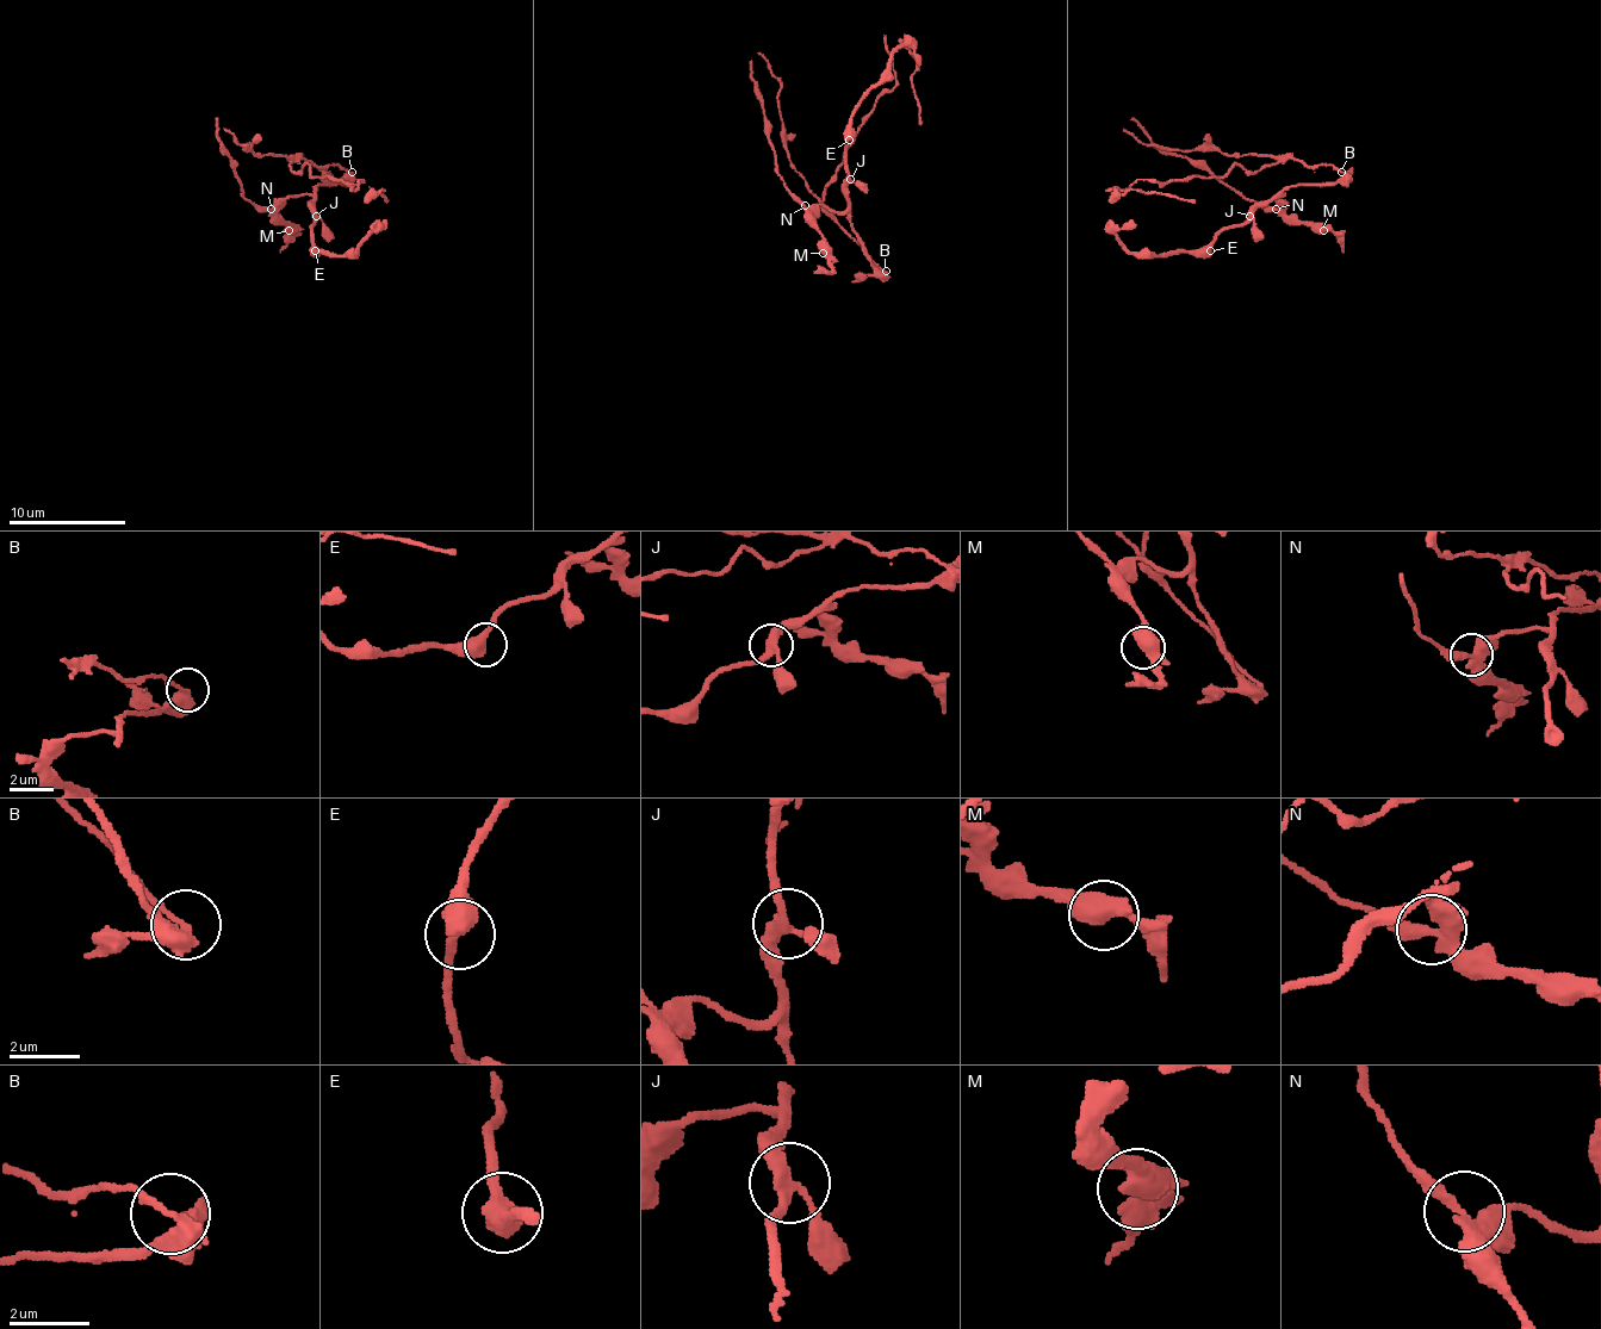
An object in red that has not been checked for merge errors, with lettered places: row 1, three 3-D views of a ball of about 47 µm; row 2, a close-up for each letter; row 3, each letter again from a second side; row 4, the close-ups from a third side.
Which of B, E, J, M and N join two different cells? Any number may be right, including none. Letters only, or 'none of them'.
B, N

